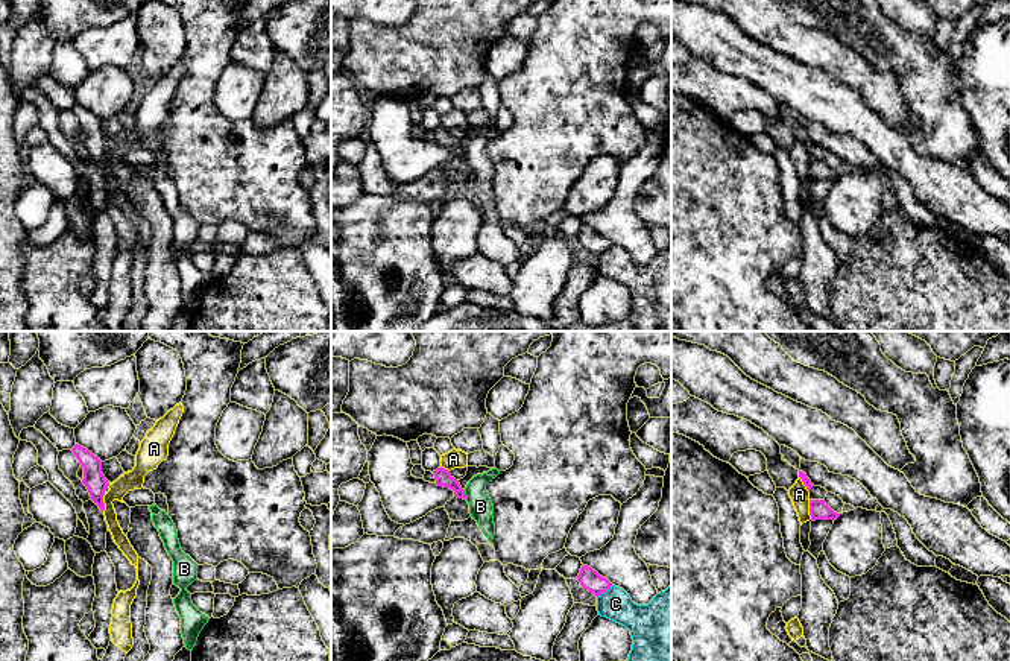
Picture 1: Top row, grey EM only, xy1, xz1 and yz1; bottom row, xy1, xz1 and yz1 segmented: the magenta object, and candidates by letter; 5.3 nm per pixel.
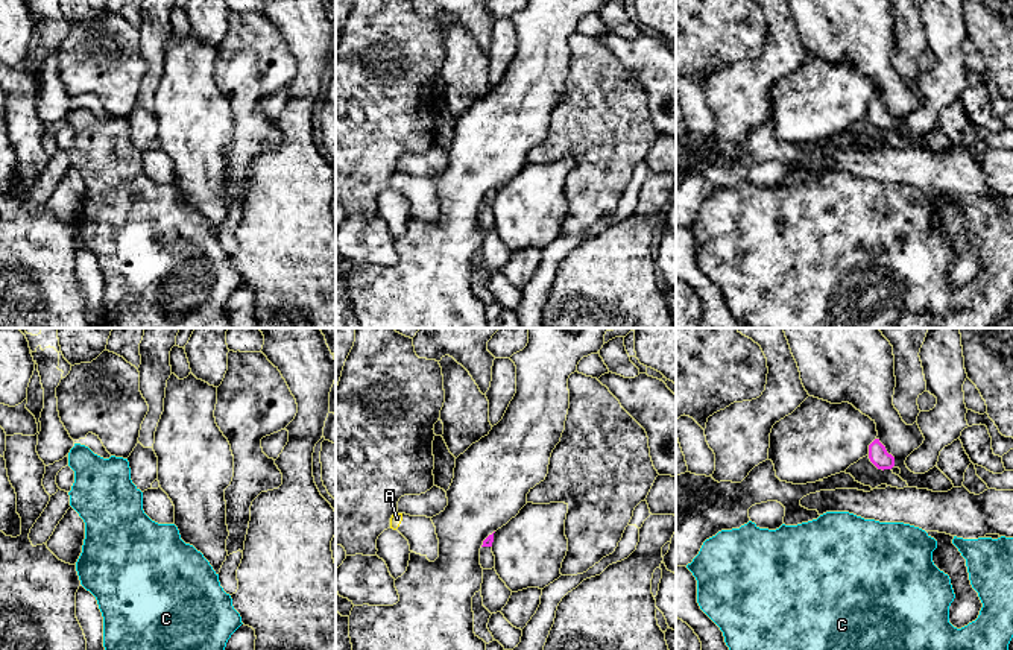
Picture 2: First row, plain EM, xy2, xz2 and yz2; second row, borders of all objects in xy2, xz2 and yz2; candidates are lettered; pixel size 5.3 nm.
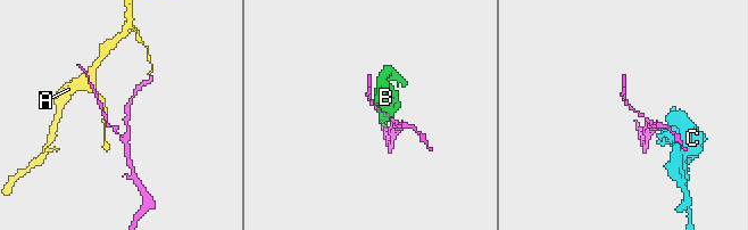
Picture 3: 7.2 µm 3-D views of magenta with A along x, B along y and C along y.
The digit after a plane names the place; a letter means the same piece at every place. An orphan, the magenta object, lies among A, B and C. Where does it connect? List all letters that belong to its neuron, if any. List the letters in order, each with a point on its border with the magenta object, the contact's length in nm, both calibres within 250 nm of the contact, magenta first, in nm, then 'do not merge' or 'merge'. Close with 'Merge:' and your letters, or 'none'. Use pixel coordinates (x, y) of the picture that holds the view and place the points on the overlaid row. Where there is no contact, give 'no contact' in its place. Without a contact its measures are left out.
A: contact xy1 (102, 500); length 120 nm; calibres 120 and 100 nm; do not merge
B: contact xz1 (463, 494); length 60 nm; calibres 90 and 130 nm; do not merge
C: contact xz1 (605, 591); length 110 nm; calibres 110 and 170 nm; do not merge
Merge: none

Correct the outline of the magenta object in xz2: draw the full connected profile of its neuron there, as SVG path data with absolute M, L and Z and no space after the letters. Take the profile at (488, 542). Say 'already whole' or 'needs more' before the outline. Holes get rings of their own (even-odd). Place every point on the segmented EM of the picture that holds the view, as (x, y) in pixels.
needs more; M494 533L489 535L480 548L480 565L483 570L495 568L495 556L492 553Z

